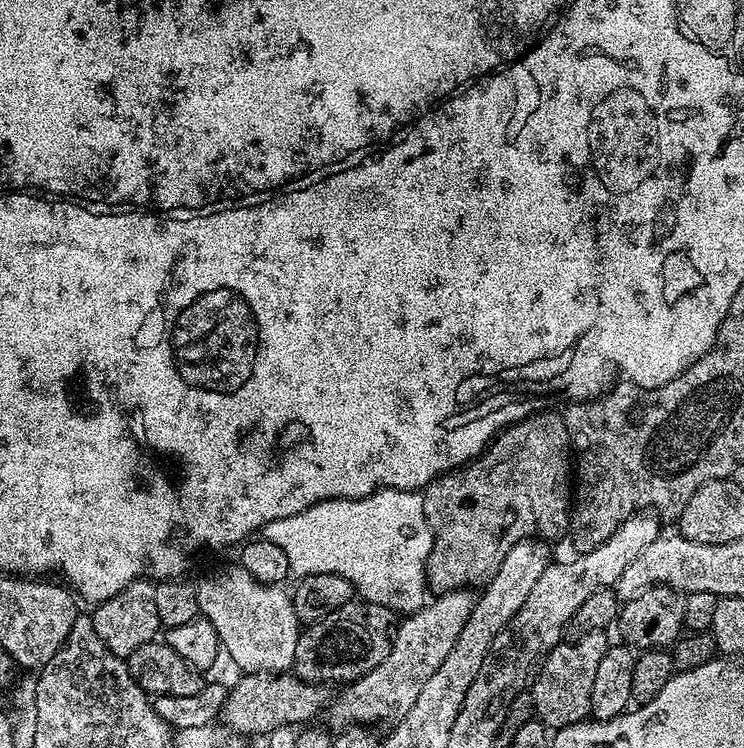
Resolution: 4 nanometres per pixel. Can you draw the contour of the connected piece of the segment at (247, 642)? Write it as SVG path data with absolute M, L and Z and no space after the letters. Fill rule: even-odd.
M239 564L216 570L197 581L196 593L201 615L217 630L221 647L228 650L245 675L258 673L282 674L292 668L301 627L291 595L277 585L259 583Z

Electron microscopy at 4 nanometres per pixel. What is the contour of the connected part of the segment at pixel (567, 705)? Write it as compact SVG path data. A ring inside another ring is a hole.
M603 631L586 632L579 640L561 642L544 660L544 665L536 673L530 685L535 704L535 715L549 729L559 730L589 719L590 690L594 690L594 674L598 674L598 662L610 646L610 640Z

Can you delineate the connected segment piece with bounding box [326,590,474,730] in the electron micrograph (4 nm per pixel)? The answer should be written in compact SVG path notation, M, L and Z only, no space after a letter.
M468 590L446 592L432 599L429 599L423 608L405 615L401 619L404 620L401 624L399 621L392 637L392 653L381 664L374 666L374 670L370 670L362 678L352 681L341 691L344 693L337 700L335 697L327 705L328 722L326 724L329 729L351 728L356 724L381 726L380 724L389 723L388 725L391 725L393 722L401 720L406 714L410 714L410 706L414 706L418 694L422 694L422 686L426 686L430 674L434 674L434 670L438 670L438 666L442 666L442 662L446 662L446 654L450 654L450 650L454 650L454 642L458 642L458 634L462 634L462 626L466 626L466 618L470 618L474 603L473 593Z

